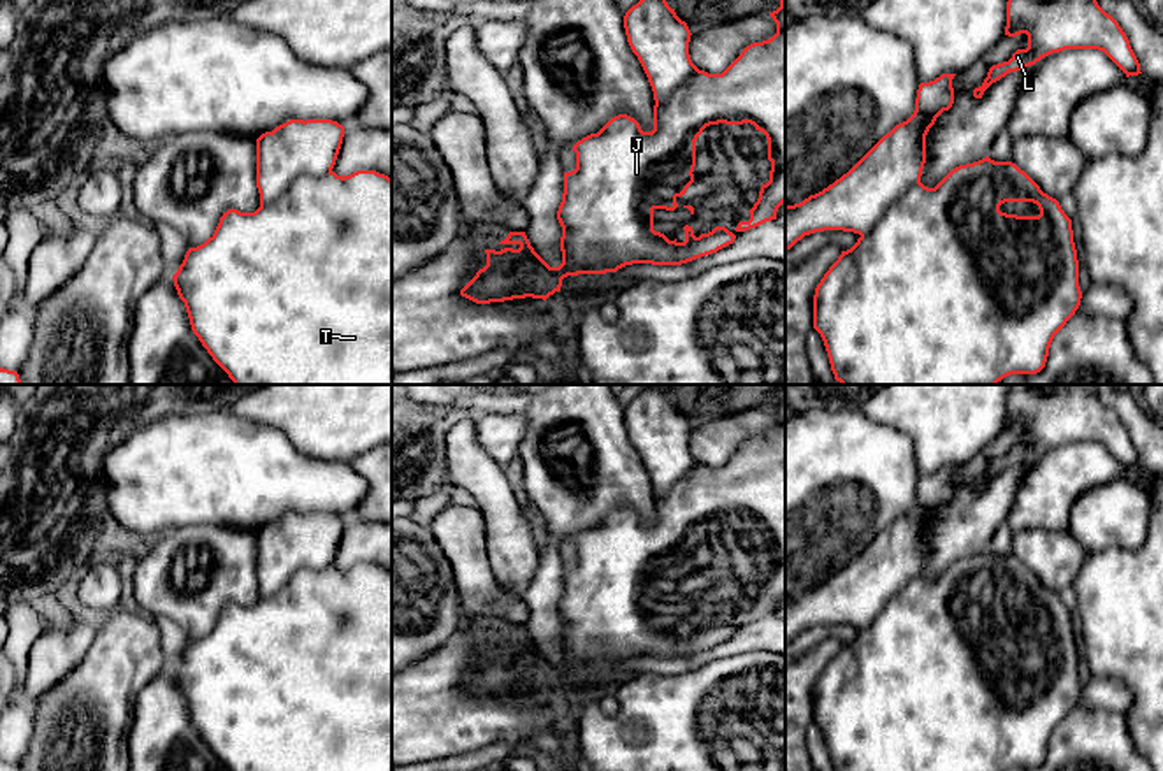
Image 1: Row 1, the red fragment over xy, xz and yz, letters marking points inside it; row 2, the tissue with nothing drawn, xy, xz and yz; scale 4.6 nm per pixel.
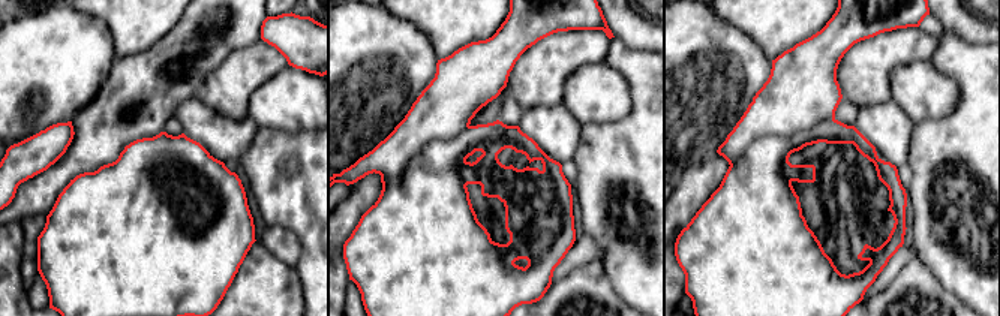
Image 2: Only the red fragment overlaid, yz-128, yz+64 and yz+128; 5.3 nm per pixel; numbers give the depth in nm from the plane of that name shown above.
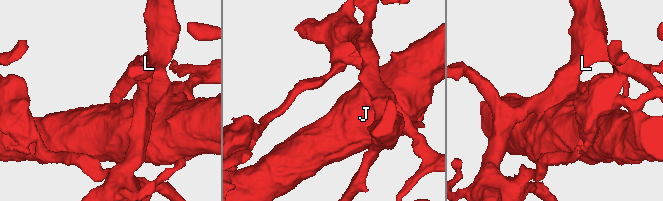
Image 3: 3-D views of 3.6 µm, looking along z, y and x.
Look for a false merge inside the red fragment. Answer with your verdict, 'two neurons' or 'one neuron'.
two neurons

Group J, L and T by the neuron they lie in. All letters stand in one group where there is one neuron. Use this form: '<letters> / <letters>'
J T / L

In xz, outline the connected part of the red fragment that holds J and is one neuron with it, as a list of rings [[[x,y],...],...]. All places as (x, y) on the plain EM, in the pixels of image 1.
[[[785,390],[780,400],[769,406],[777,427],[762,436],[747,439],[722,465],[696,467],[671,490],[654,499],[654,523],[643,525],[639,516],[618,508],[597,527],[590,527],[573,539],[576,562],[564,566],[564,587],[557,604],[562,620],[562,657],[550,660],[531,639],[525,625],[509,625],[501,645],[485,643],[487,659],[460,683],[460,688],[476,695],[504,695],[513,692],[543,692],[560,685],[562,673],[578,667],[606,667],[632,657],[682,659],[717,646],[734,636],[736,629],[726,620],[694,629],[685,618],[685,634],[669,634],[654,623],[654,604],[675,604],[676,592],[694,576],[696,534],[710,518],[750,516],[768,532],[769,574],[761,580],[759,592],[748,604],[750,613],[740,615],[736,625],[755,622],[777,613],[785,595]]]

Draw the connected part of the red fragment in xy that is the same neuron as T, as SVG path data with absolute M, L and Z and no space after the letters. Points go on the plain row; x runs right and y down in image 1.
M357 564L344 571L336 566L300 569L276 595L260 597L255 606L223 606L214 627L186 645L172 673L193 727L228 771L392 771L392 573L376 564Z

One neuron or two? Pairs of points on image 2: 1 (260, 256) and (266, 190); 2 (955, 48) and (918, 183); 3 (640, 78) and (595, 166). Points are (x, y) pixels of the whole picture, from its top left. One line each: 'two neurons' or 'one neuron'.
1: two neurons
2: one neuron
3: one neuron

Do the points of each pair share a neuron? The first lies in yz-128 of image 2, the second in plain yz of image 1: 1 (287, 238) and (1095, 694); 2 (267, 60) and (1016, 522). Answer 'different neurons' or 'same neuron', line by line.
1: same neuron
2: same neuron

